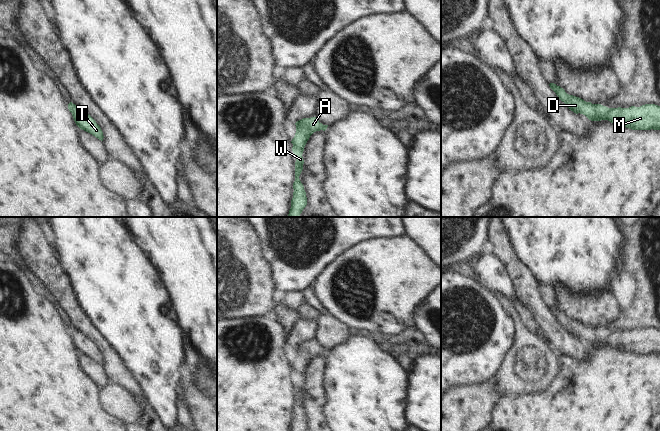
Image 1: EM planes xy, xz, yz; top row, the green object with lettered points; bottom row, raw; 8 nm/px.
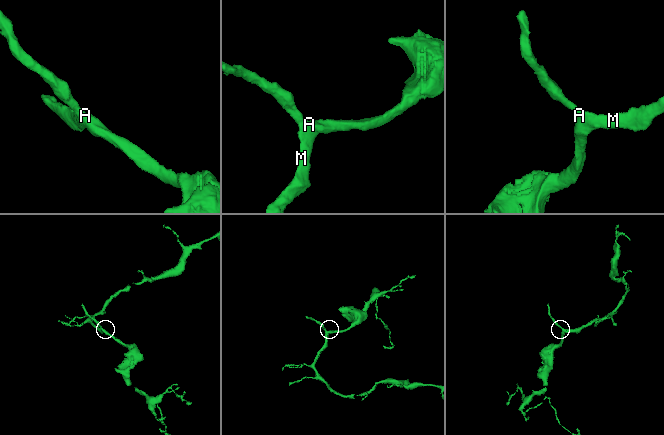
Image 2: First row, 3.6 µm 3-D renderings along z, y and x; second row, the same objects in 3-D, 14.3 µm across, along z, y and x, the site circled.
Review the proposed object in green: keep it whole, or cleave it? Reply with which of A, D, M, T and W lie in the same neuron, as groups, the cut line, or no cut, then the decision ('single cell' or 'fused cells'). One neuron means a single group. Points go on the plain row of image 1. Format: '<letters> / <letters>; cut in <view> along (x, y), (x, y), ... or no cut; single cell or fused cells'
A D M T W; no cut; single cell

